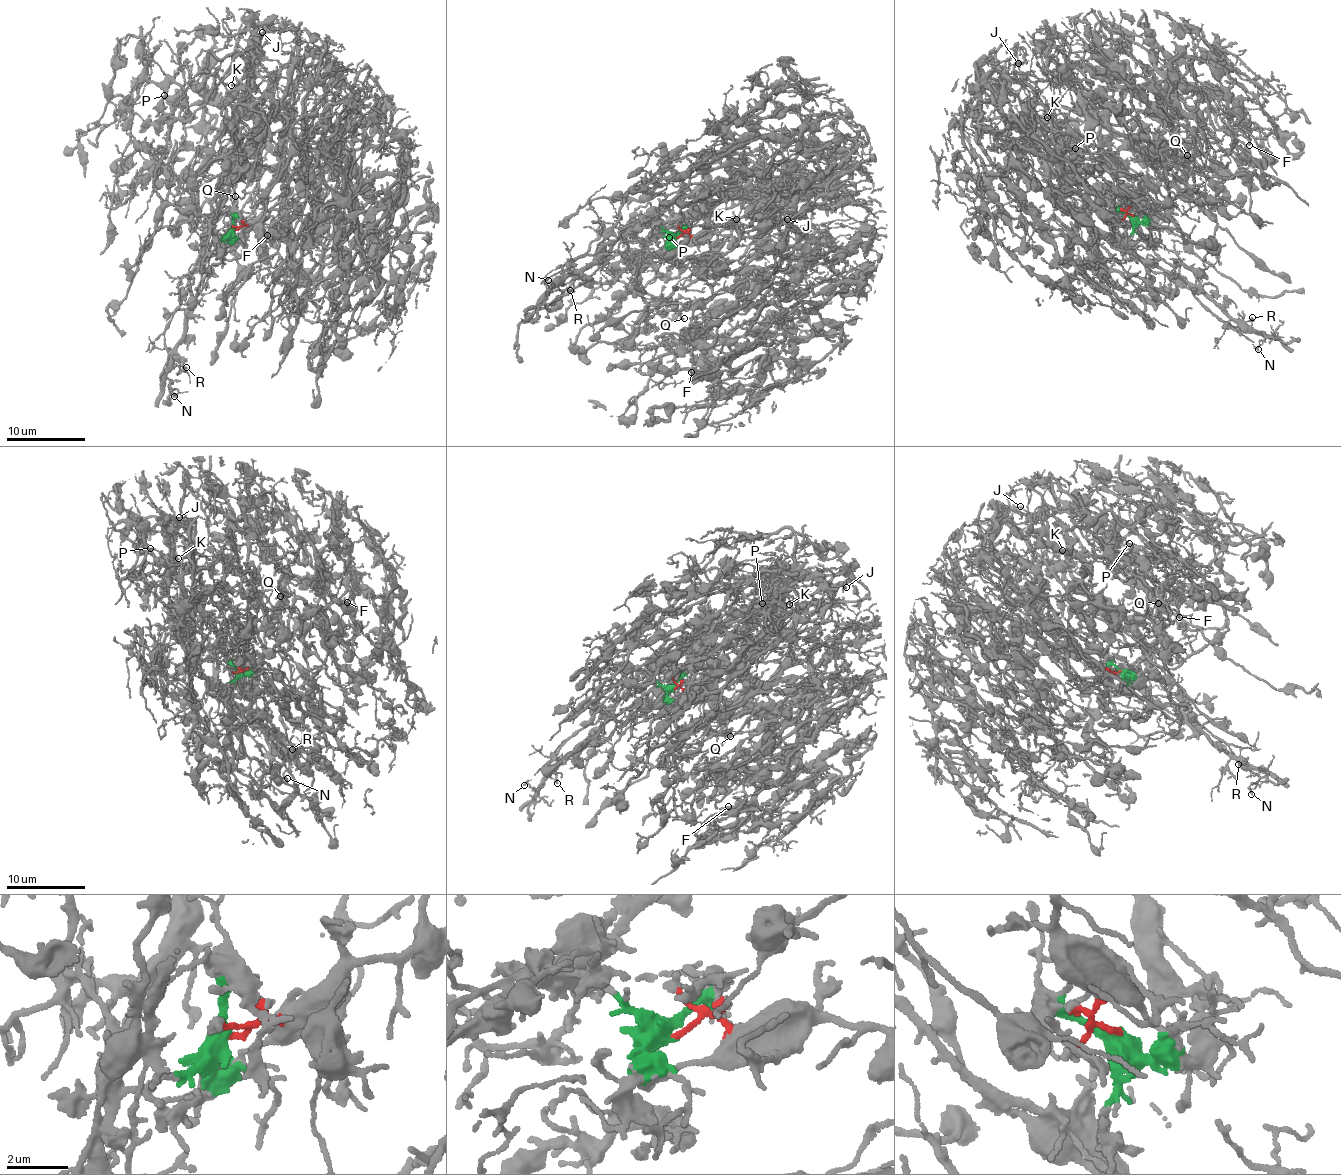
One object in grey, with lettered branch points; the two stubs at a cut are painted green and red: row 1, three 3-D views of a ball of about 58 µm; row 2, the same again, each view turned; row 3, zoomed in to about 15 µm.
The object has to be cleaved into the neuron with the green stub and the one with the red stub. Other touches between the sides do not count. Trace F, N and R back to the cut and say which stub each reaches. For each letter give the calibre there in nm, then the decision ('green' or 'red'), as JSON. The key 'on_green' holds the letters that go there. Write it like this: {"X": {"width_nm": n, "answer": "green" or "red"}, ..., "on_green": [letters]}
{"F": {"width_nm": 120, "answer": "red"}, "N": {"width_nm": 150, "answer": "green"}, "R": {"width_nm": 130, "answer": "green"}, "on_green": ["N", "R"]}

